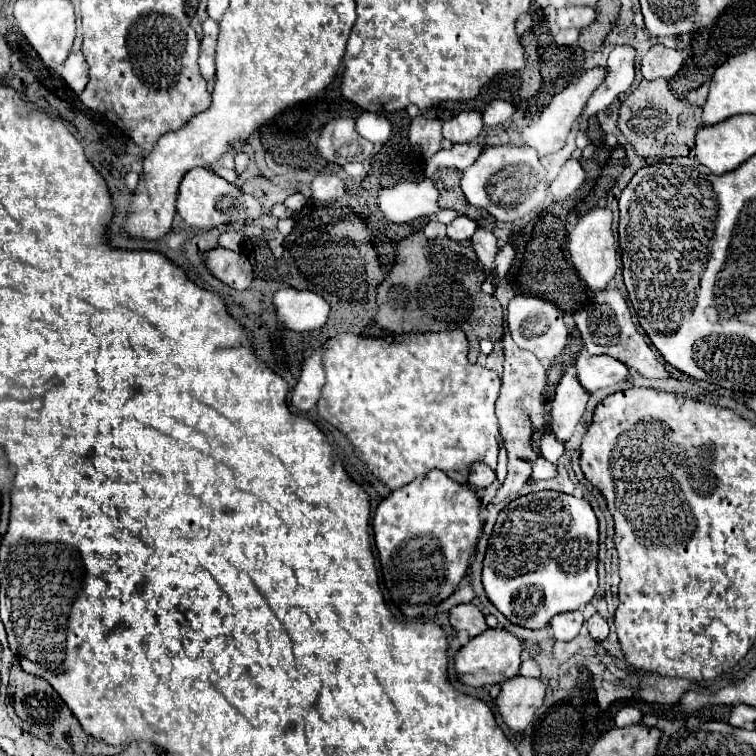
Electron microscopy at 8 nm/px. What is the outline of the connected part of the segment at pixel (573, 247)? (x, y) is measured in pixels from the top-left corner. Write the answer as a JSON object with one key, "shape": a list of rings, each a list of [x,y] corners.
{"shape":[[[593,208],[589,210],[571,230],[567,242],[569,256],[577,276],[595,292],[605,290],[609,280],[615,276],[617,270],[617,252],[615,252],[615,238],[611,232],[611,210],[609,208]]]}

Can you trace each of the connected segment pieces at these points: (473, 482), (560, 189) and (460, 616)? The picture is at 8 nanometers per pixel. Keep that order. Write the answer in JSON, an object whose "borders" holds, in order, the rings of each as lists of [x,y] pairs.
{"borders":[[[[475,462],[471,466],[471,472],[469,472],[469,486],[471,488],[485,488],[489,486],[491,482],[495,480],[495,472],[483,464],[483,462]]],[[[577,160],[565,162],[559,176],[551,182],[551,192],[555,194],[555,198],[563,200],[573,196],[585,182],[585,172],[581,168],[581,164]]],[[[457,604],[449,610],[449,622],[455,630],[467,630],[469,636],[477,636],[481,634],[487,624],[485,624],[485,616],[479,612],[479,608],[475,604]]]]}

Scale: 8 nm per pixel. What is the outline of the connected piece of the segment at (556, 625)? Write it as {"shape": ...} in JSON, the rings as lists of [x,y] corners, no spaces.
{"shape":[[[565,612],[551,618],[551,628],[557,640],[573,640],[579,634],[583,622],[585,618],[581,612]]]}

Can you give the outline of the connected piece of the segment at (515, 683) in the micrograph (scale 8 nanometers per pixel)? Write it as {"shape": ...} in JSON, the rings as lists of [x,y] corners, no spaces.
{"shape":[[[513,676],[501,684],[501,694],[495,702],[505,724],[511,730],[521,732],[529,726],[535,710],[543,704],[543,696],[545,684],[539,678]]]}

